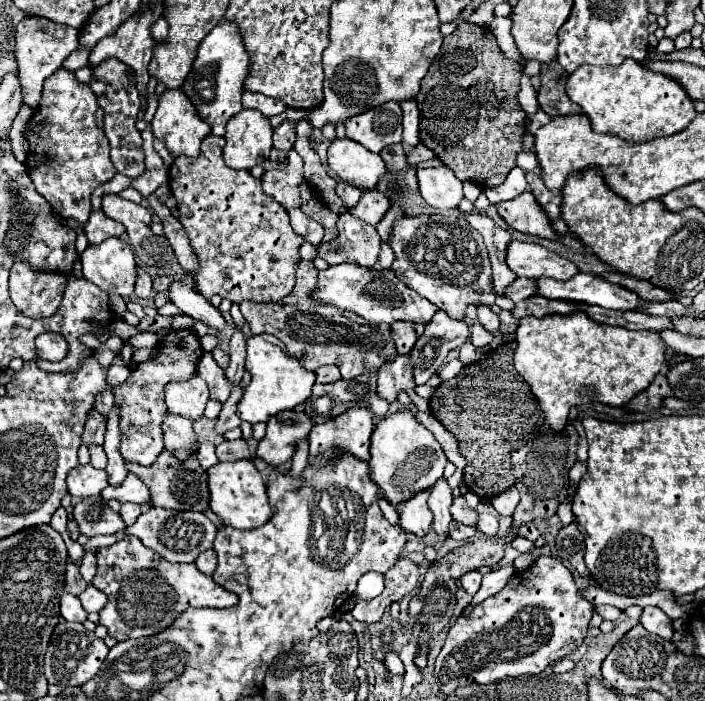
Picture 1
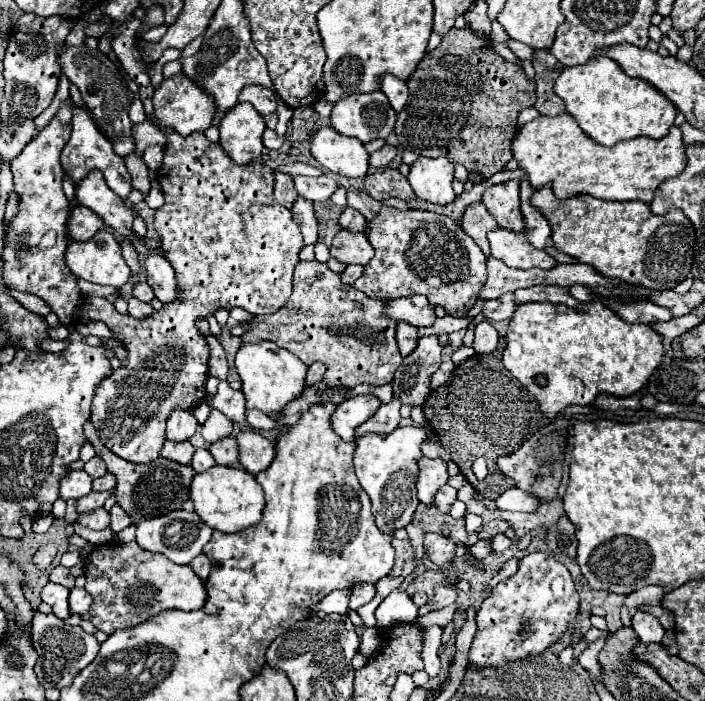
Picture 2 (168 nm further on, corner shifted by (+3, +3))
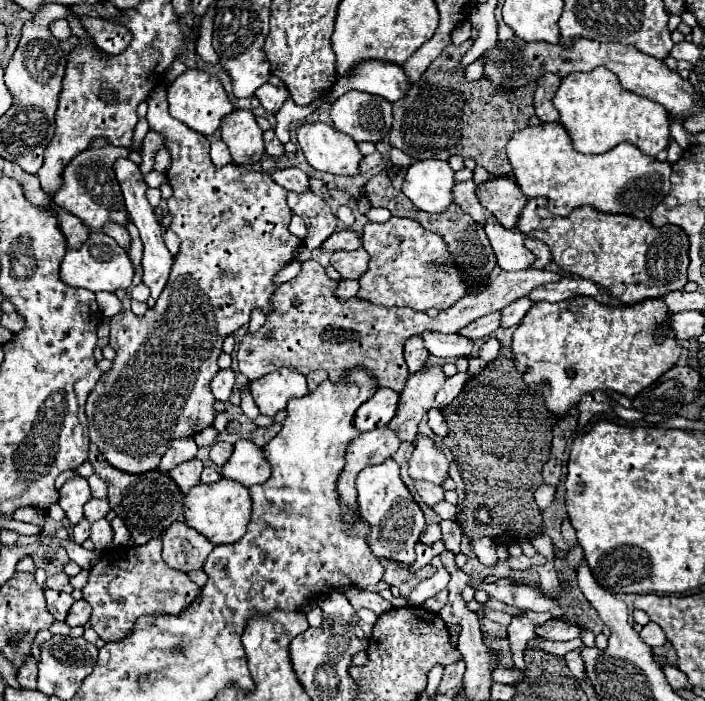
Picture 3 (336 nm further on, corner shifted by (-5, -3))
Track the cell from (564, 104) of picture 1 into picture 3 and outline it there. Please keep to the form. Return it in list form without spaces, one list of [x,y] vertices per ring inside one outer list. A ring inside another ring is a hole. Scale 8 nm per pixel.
[[[544,74],[534,92],[534,110],[540,122],[558,122],[558,110],[552,104],[552,98],[560,86],[560,78],[556,74]]]

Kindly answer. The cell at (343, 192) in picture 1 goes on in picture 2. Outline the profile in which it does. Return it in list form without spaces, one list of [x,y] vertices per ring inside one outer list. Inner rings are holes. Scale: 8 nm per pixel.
[[[292,176],[292,180],[298,194],[310,202],[328,202],[330,196],[340,188],[340,184],[328,176],[318,176],[318,178]]]

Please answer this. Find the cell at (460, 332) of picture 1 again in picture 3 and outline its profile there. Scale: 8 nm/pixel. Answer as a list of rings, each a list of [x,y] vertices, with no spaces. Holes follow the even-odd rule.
[[[440,366],[428,368],[428,370],[420,370],[416,374],[412,374],[406,382],[406,388],[400,394],[400,402],[398,402],[398,410],[396,416],[392,418],[392,422],[388,424],[392,430],[396,430],[396,436],[402,442],[414,442],[416,434],[418,434],[418,422],[422,420],[422,416],[430,410],[430,408],[446,408],[462,390],[462,386],[468,382],[470,376],[468,373],[457,373],[452,378],[446,378]]]

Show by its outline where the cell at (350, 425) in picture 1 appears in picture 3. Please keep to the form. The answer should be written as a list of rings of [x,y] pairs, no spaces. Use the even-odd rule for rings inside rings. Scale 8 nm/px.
[[[380,388],[368,402],[364,402],[354,418],[354,426],[358,432],[374,430],[386,426],[396,414],[398,394],[388,388]]]

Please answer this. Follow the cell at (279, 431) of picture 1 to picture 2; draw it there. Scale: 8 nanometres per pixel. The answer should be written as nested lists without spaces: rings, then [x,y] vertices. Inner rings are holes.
[[[242,430],[238,436],[240,446],[240,464],[250,474],[258,474],[270,466],[276,456],[276,446],[272,440],[266,440],[262,434],[252,430]]]

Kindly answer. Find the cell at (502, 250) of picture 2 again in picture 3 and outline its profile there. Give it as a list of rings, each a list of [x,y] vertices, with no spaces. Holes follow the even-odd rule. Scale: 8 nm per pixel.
[[[488,218],[484,224],[492,250],[498,258],[498,266],[502,270],[526,270],[534,262],[534,254],[524,246],[524,236],[516,230],[508,230],[496,222],[496,218]]]

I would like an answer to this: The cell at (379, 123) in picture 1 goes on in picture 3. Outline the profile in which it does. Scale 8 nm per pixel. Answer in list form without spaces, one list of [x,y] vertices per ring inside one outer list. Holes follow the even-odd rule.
[[[350,90],[350,92],[342,94],[336,102],[332,102],[330,118],[332,118],[336,130],[352,136],[356,142],[374,142],[376,144],[378,140],[382,140],[384,136],[390,134],[392,104],[384,98],[376,98],[374,94]]]

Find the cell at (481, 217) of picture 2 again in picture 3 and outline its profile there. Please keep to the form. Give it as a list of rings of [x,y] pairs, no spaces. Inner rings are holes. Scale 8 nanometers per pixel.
[[[472,180],[456,182],[452,188],[454,204],[458,204],[466,214],[470,214],[478,224],[484,224],[492,214],[484,206],[480,206],[474,190],[476,190],[476,184]]]

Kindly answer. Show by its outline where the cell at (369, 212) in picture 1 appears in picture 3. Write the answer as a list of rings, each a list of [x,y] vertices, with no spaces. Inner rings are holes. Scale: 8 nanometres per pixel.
[[[348,228],[348,230],[342,230],[342,232],[334,232],[324,242],[324,246],[320,246],[320,248],[324,252],[336,252],[336,250],[354,250],[354,248],[360,248],[360,246],[362,246],[362,240],[358,238],[356,232],[352,232]]]

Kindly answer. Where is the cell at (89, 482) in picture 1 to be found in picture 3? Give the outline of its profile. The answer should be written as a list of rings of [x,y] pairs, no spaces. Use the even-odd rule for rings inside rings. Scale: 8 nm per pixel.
[[[70,478],[64,482],[64,486],[60,488],[58,504],[66,512],[66,518],[70,524],[76,526],[82,520],[82,514],[84,514],[82,508],[90,498],[92,498],[90,488],[84,478]]]

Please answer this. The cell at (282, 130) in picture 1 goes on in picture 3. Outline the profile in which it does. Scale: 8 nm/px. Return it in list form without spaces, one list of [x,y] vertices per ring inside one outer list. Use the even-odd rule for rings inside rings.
[[[272,130],[264,132],[264,144],[266,144],[266,154],[272,158],[278,158],[284,154],[284,146],[280,144],[280,140],[276,138],[276,134]]]

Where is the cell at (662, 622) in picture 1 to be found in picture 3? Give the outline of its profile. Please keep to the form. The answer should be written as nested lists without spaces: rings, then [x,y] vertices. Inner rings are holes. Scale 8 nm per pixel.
[[[648,622],[642,630],[640,630],[640,638],[642,638],[642,642],[646,642],[648,646],[662,646],[664,642],[666,642],[666,636],[664,636],[664,632],[662,632],[662,628],[658,626],[658,624],[654,624],[654,622]]]

